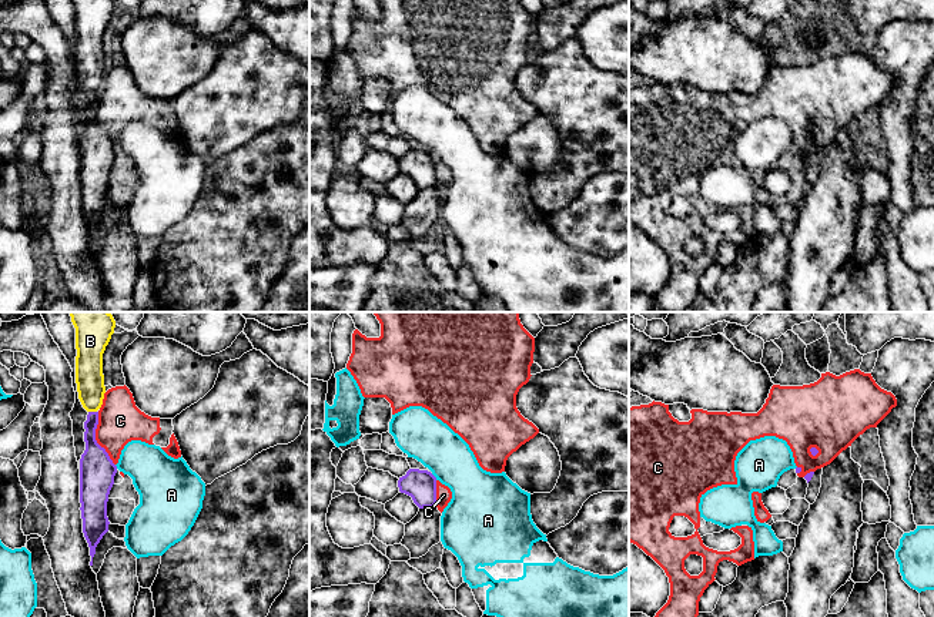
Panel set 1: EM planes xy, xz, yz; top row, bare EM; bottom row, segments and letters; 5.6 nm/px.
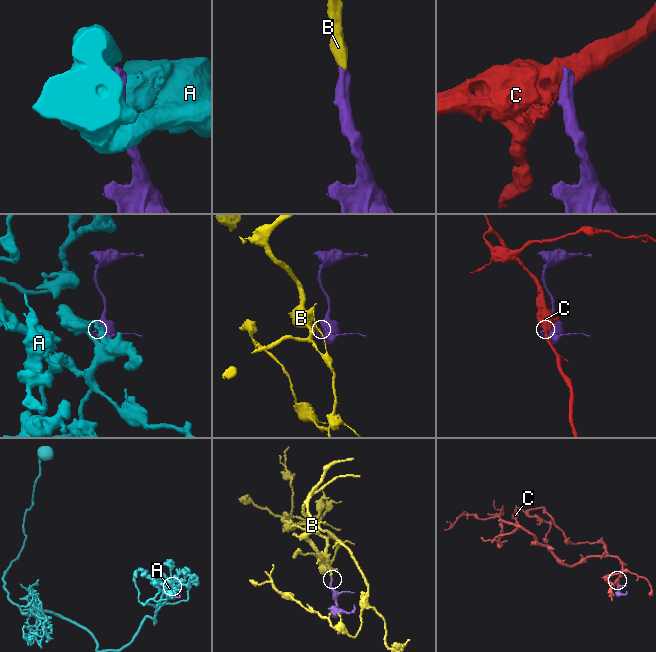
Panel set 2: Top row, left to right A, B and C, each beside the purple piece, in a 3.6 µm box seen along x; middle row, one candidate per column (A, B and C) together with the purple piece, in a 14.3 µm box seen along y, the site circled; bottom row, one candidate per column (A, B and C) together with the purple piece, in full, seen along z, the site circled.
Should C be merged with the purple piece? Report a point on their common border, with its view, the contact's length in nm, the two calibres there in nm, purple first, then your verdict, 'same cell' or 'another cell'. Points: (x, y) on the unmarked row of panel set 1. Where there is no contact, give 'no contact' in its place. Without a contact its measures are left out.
xy (94, 120) | 320 nm | 200/240 nm | another cell

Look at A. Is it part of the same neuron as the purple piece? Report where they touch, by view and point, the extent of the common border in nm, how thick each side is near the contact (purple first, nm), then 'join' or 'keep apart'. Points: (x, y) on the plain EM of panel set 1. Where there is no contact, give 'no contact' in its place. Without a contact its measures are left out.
xz (434, 157) | 50 nm | 180/280 nm | keep apart

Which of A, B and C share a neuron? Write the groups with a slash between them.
A / B / C

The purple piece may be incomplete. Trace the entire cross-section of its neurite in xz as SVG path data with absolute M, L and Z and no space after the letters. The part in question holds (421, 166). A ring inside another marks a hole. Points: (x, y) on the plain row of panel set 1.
M409 150L399 158L398 168L401 174L411 177L419 190L436 187L436 158L428 151Z

